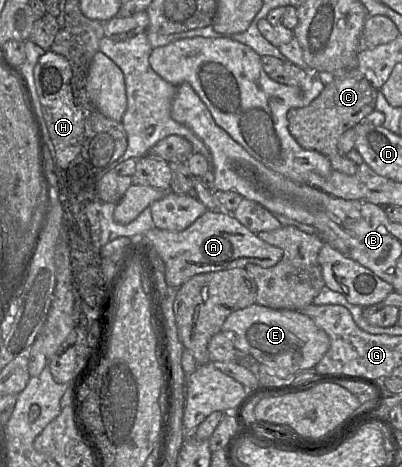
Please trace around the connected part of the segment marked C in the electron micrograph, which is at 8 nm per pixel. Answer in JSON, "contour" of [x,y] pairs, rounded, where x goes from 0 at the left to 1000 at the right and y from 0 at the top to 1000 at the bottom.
{"contour":[[[888,146],[808,167],[808,186],[786,212],[761,229],[729,231],[716,240],[716,276],[754,319],[808,332],[828,364],[861,375],[881,375],[891,364],[891,353],[861,332],[846,330],[841,304],[856,283],[903,261],[910,248],[933,236],[943,195]]]}

